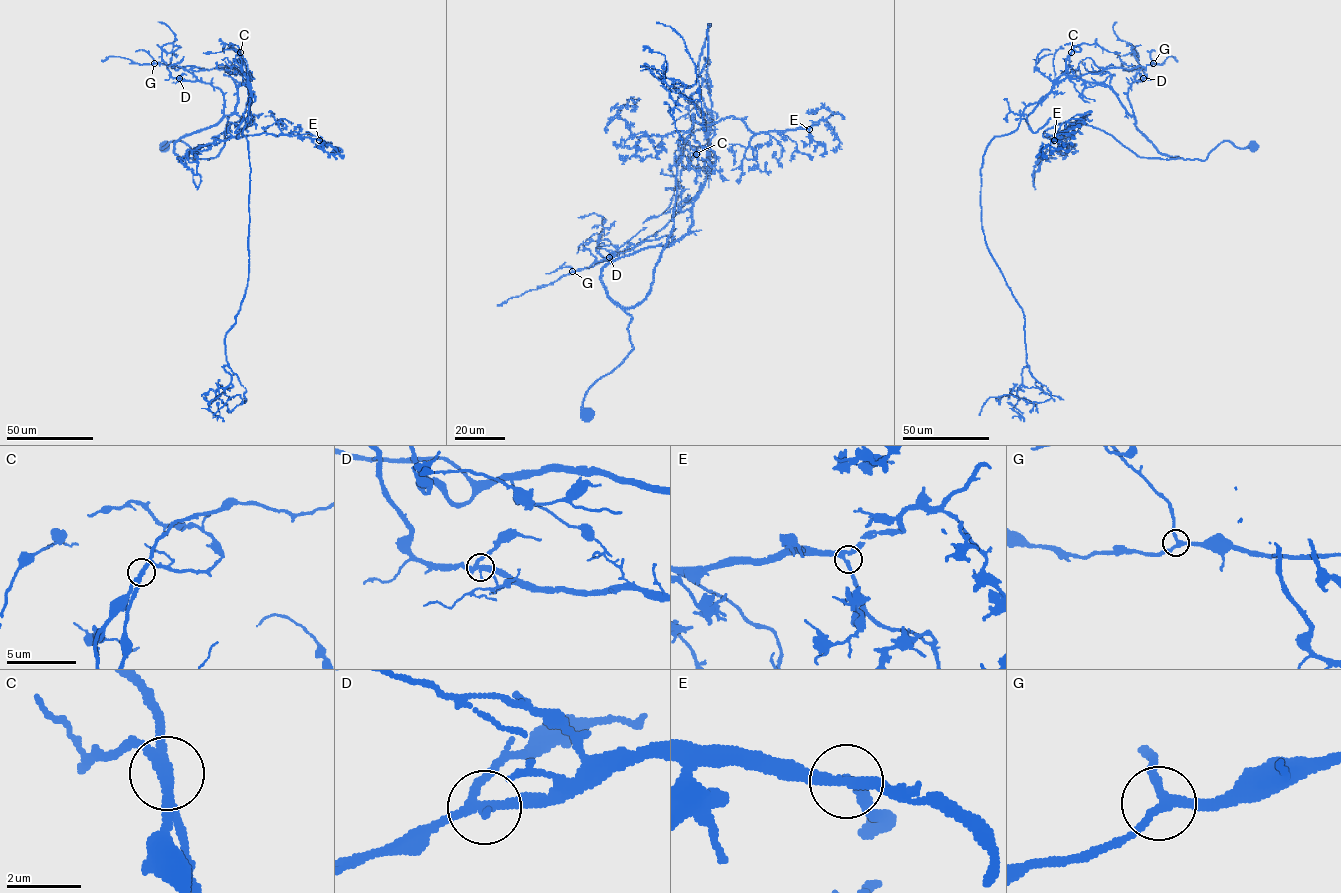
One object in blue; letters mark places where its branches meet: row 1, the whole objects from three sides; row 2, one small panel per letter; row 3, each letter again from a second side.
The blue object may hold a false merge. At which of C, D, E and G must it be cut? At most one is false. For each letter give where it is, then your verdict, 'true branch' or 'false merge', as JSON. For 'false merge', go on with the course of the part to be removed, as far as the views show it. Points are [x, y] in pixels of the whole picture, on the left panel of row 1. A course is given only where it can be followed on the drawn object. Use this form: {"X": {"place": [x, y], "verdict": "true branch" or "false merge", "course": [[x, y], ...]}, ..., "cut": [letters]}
{"C": {"place": [240, 52], "verdict": "false merge", "course": [[240, 52], [250, 93], [242, 134], [249, 269], [225, 343], [245, 402], [231, 397], [213, 415]]}, "D": {"place": [179, 78], "verdict": "true branch"}, "E": {"place": [319, 140], "verdict": "true branch"}, "G": {"place": [154, 63], "verdict": "true branch"}, "cut": ["C"]}

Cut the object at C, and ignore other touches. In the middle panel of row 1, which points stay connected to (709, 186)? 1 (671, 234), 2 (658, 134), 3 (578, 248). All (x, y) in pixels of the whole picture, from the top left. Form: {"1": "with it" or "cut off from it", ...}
{"1": "cut off from it", "2": "cut off from it", "3": "cut off from it"}

